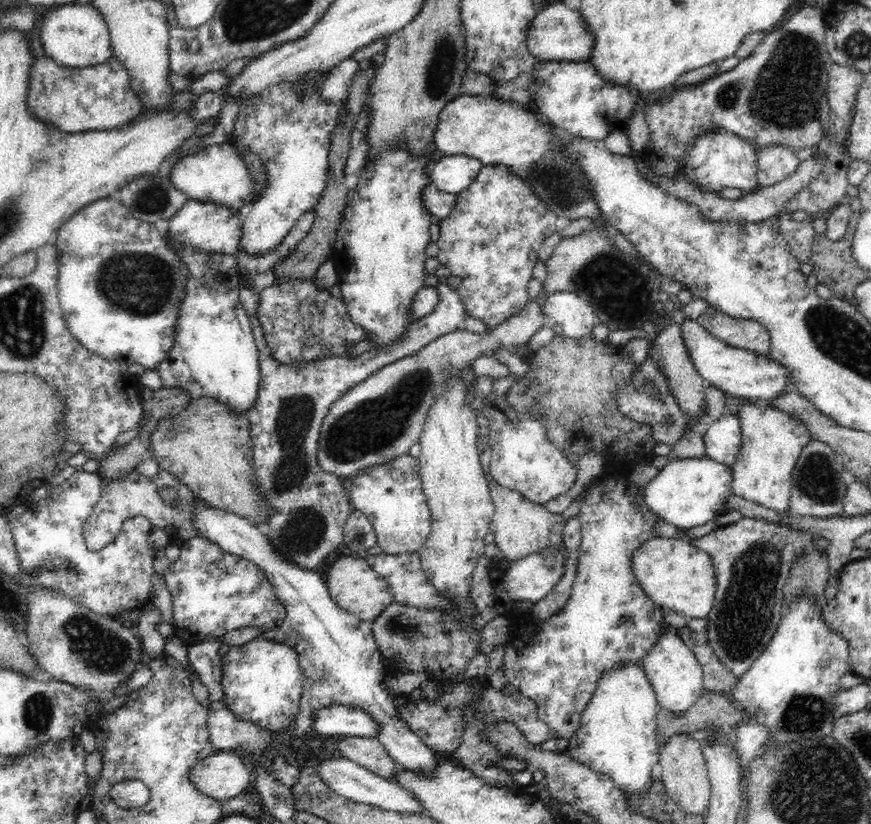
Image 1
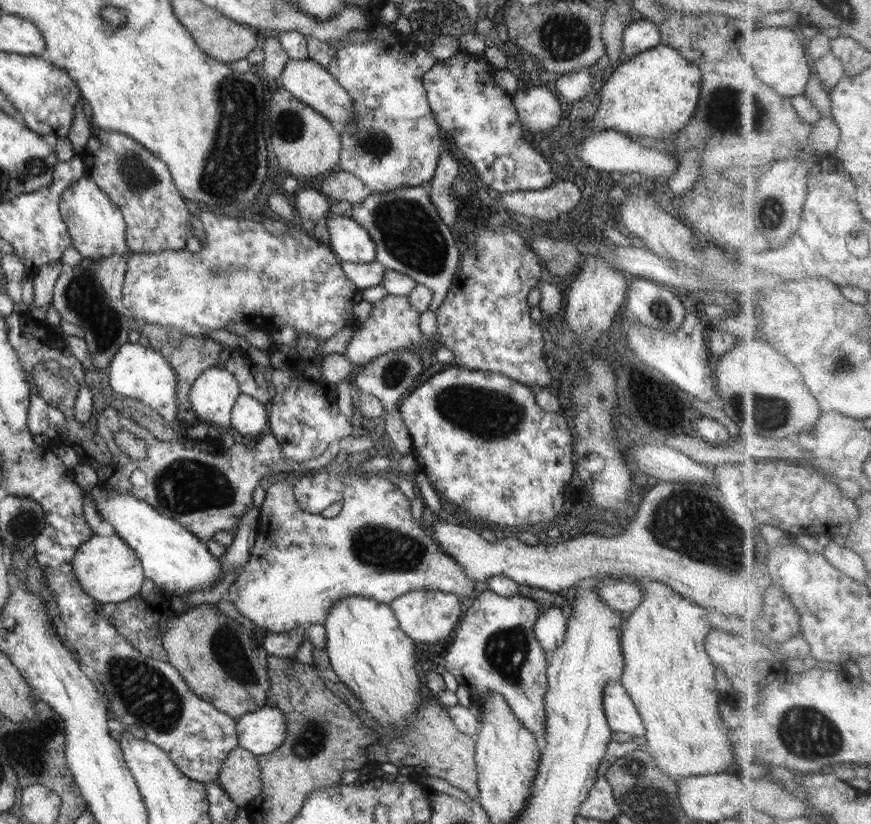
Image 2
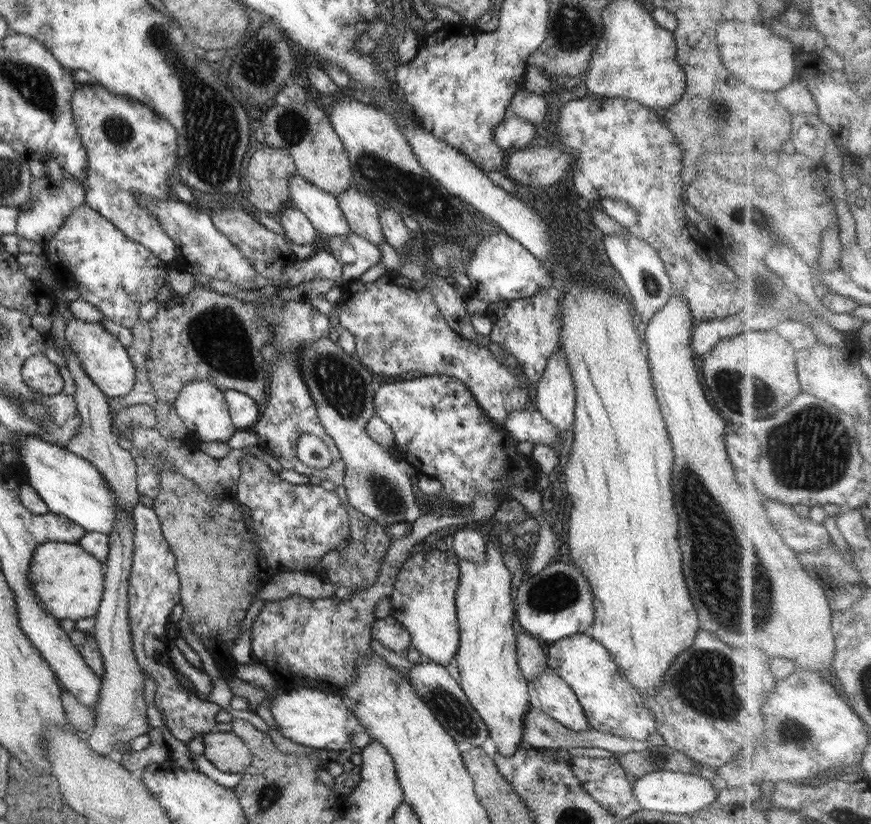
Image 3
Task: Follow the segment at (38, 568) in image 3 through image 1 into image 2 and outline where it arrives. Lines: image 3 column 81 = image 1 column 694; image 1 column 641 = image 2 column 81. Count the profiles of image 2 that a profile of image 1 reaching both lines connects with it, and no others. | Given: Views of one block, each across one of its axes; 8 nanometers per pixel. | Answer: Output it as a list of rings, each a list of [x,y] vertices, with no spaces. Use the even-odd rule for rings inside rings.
[[[116,533],[111,536],[93,534],[74,554],[72,571],[82,589],[101,604],[127,601],[140,592],[146,580],[136,551]]]

